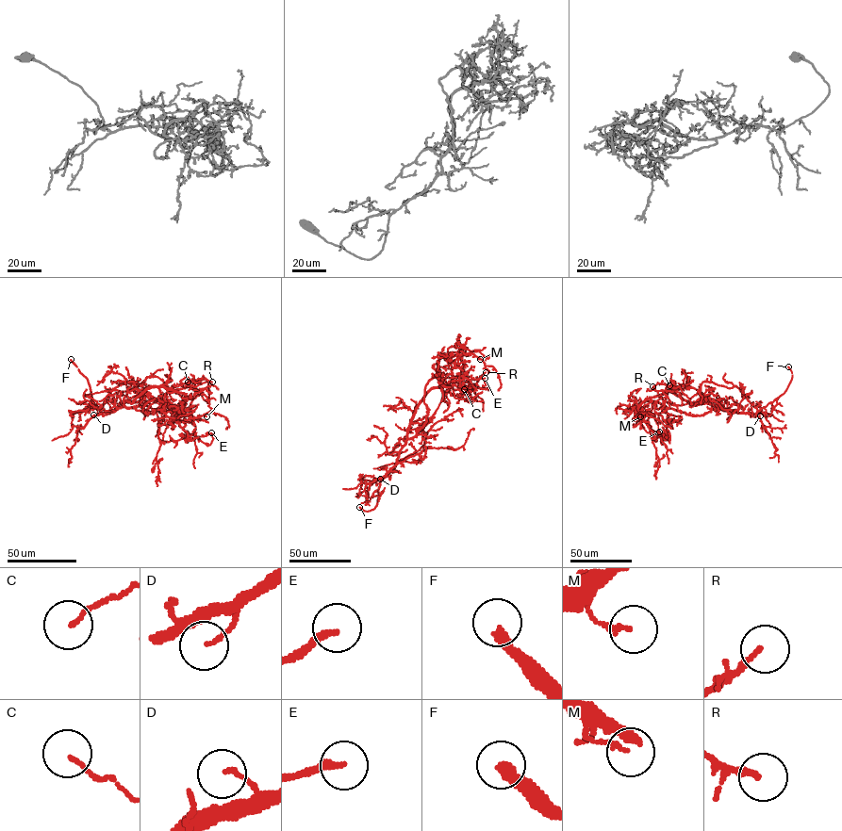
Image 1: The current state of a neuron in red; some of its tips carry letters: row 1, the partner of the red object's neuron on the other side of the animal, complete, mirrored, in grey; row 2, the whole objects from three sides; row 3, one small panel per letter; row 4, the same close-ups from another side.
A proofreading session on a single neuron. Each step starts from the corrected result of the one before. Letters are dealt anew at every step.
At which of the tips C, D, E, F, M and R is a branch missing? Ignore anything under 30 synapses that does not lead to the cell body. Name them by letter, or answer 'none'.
E, F

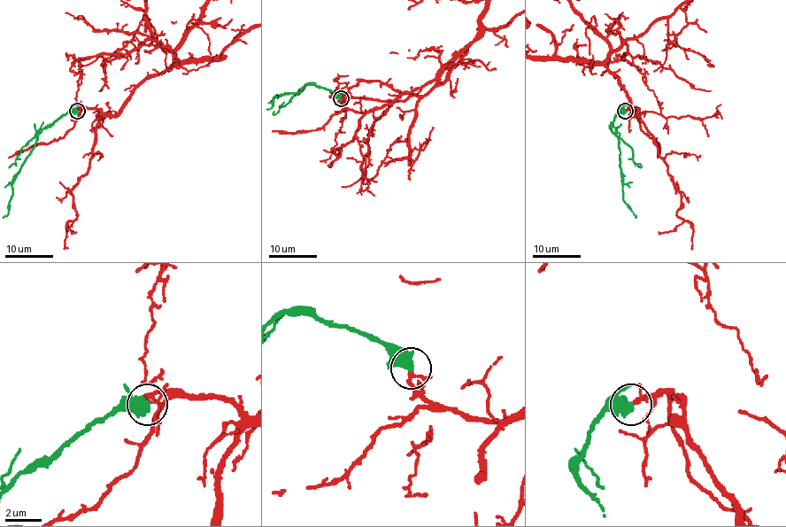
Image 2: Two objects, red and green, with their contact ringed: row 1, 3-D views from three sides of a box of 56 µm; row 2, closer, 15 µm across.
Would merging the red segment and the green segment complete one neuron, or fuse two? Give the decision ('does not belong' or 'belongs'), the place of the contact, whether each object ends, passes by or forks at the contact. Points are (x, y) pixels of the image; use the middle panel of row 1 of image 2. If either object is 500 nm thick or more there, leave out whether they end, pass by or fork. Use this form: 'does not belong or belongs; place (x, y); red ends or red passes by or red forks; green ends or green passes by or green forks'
belongs; place (341, 98)

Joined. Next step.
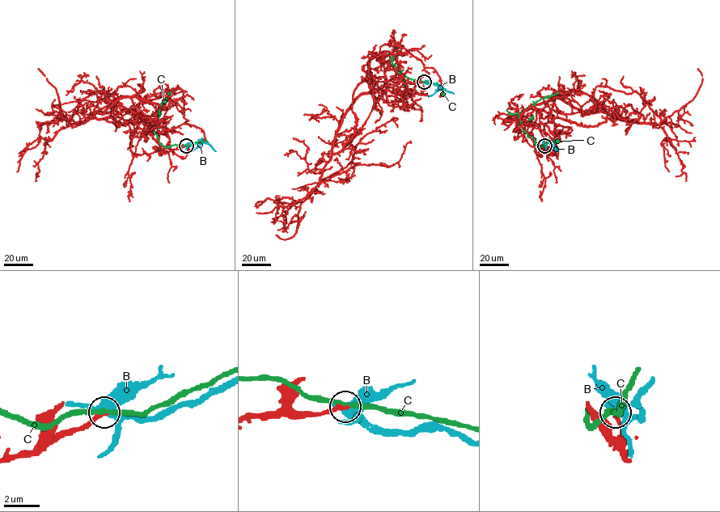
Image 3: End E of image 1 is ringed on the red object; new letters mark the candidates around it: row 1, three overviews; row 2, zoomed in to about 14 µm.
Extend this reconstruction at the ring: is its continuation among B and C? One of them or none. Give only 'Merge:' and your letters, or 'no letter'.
Merge: no letter

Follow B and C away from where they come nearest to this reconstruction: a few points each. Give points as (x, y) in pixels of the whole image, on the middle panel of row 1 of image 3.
B: (424, 82), (441, 86), (453, 94)
C: (424, 82), (402, 75), (392, 63), (392, 58), (397, 55), (395, 58), (404, 80), (406, 91), (411, 95)

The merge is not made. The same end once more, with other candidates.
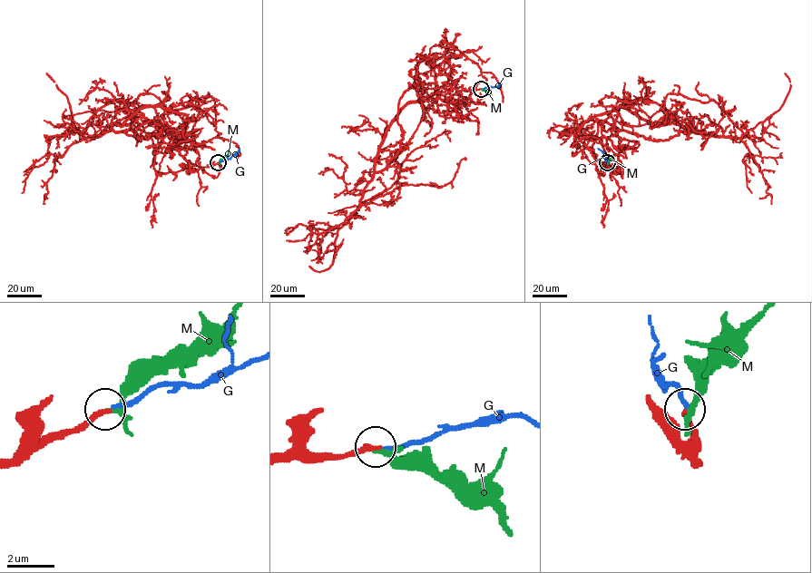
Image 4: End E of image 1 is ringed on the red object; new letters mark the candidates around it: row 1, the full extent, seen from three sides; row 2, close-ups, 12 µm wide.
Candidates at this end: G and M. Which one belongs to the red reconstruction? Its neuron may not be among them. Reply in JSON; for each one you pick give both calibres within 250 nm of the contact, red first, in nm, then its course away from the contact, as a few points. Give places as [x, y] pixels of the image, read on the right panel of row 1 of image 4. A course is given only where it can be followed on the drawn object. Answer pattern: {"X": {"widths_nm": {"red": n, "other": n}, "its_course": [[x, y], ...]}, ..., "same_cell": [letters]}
{"M": {"widths_nm": {"red": 240, "other": 170}, "its_course": [[607, 162], [612, 151]]}, "same_cell": ["M"]}

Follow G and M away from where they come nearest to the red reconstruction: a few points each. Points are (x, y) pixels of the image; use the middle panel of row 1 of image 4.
G: (481, 89), (498, 86), (502, 79)
M: (480, 89), (491, 94)

